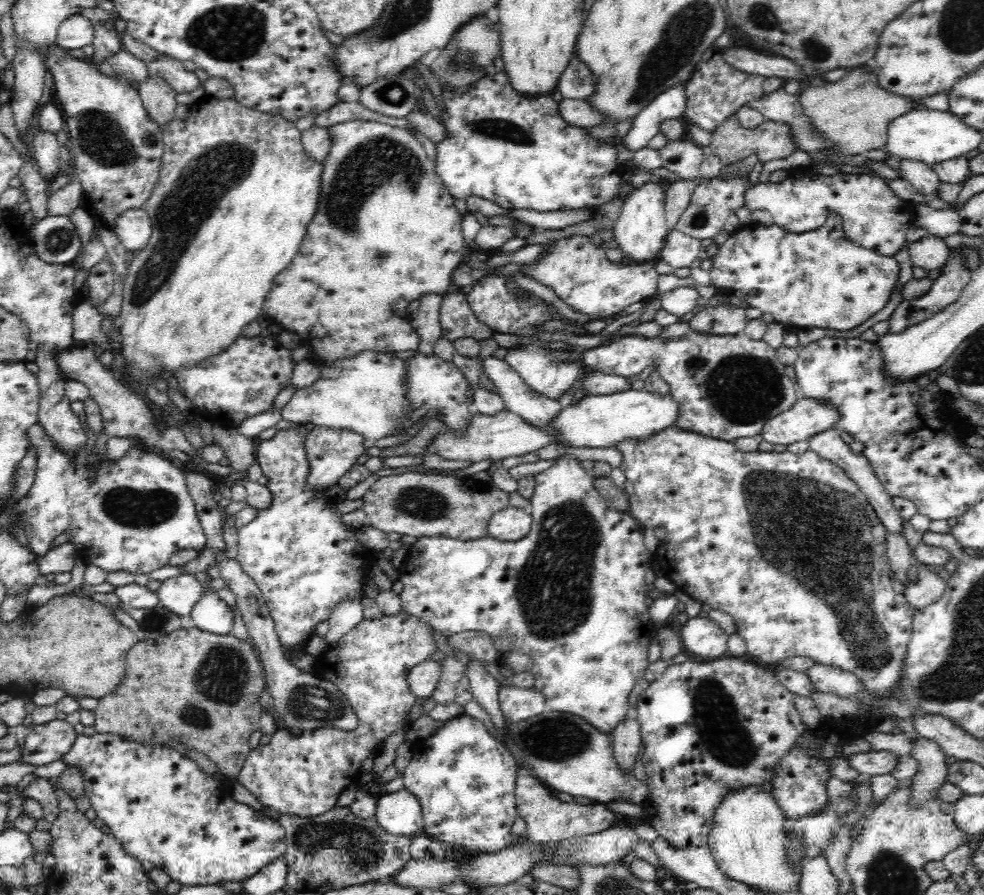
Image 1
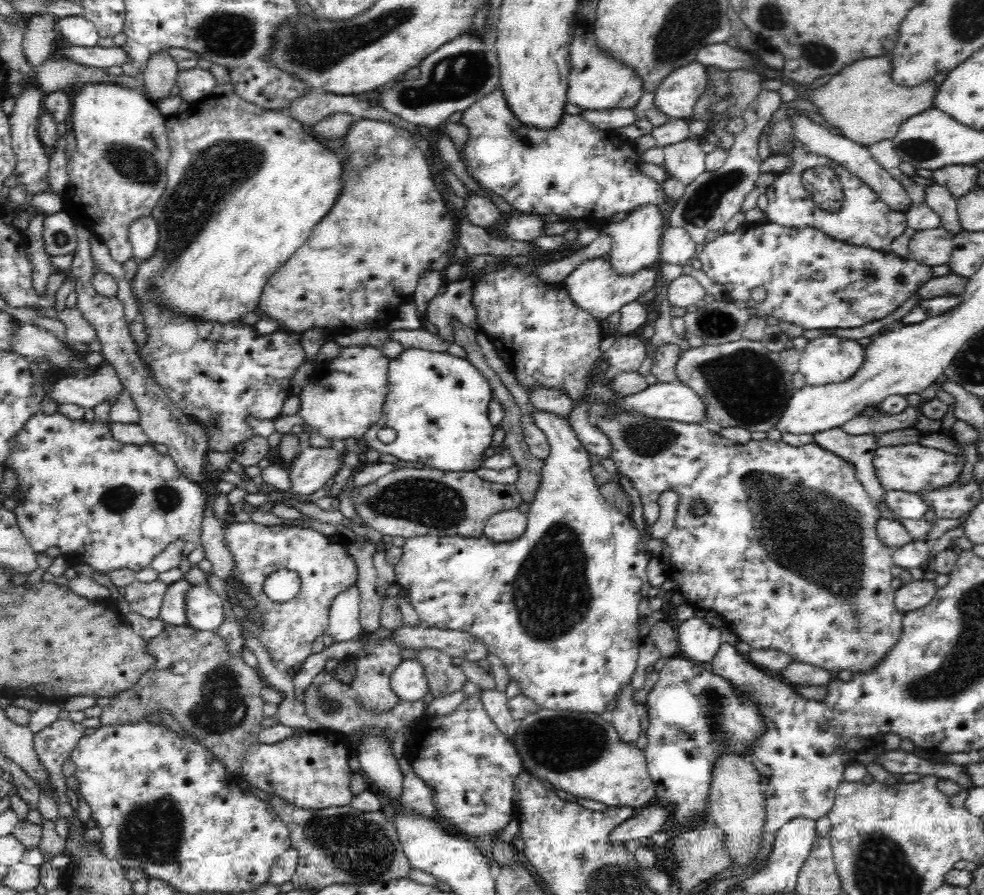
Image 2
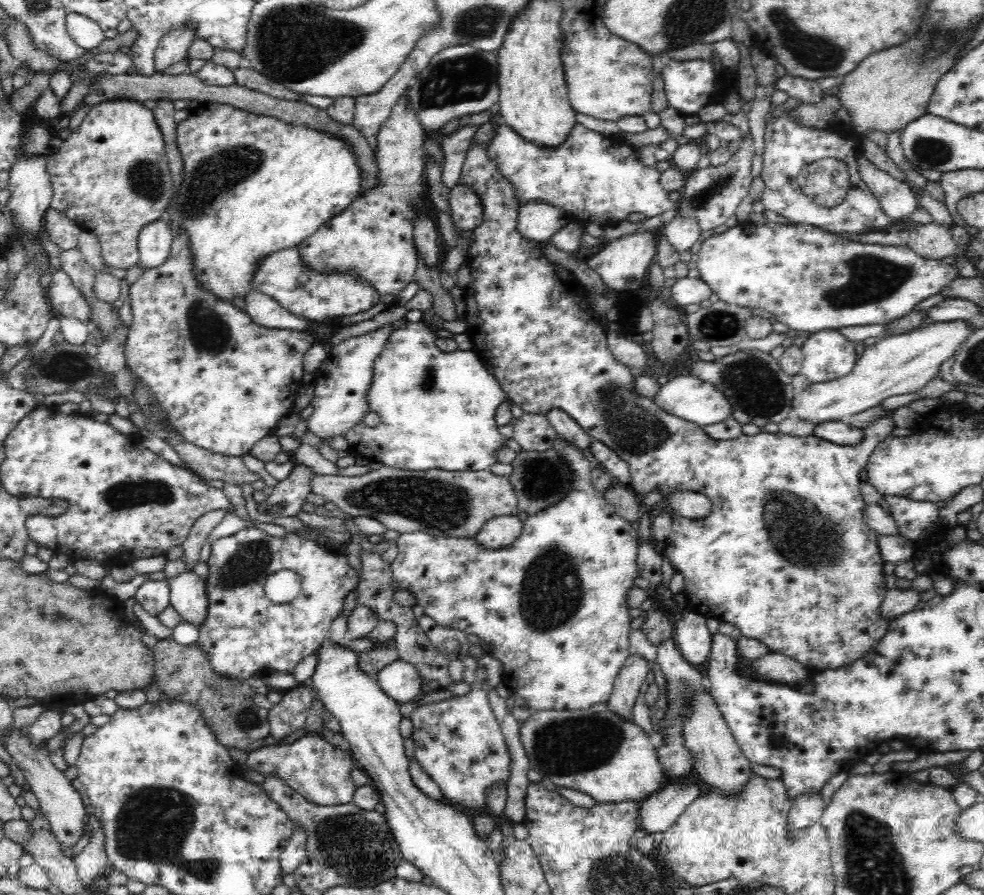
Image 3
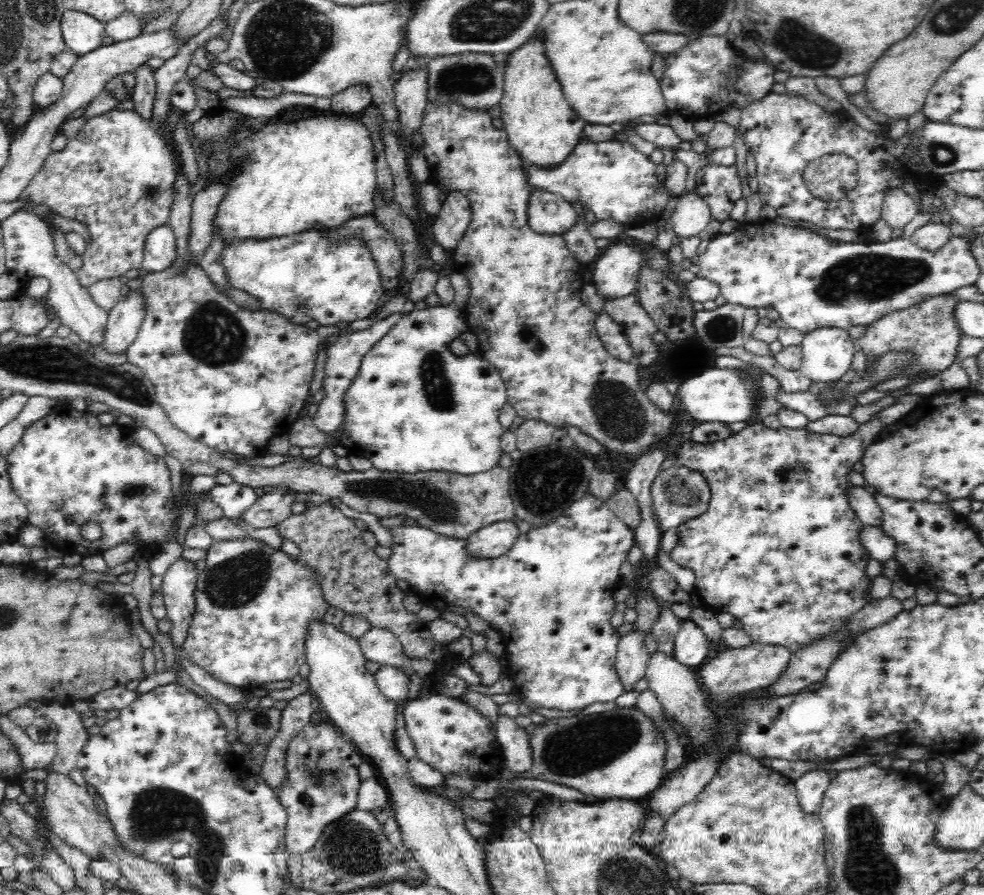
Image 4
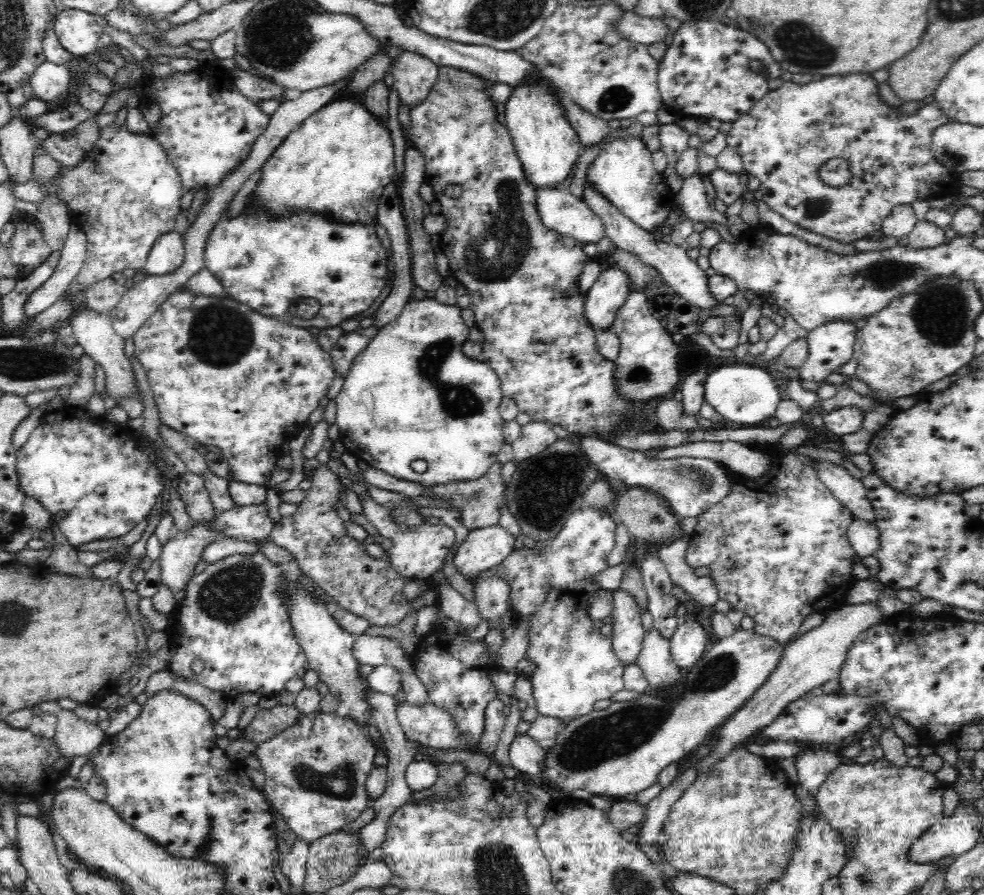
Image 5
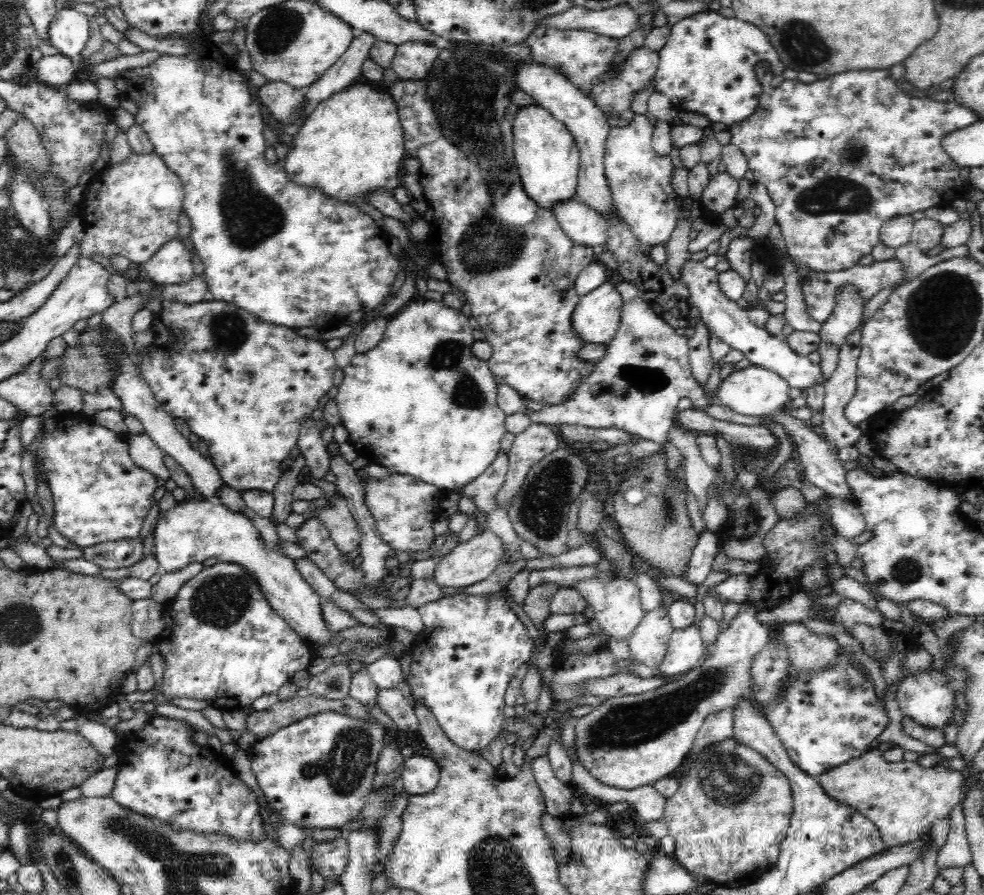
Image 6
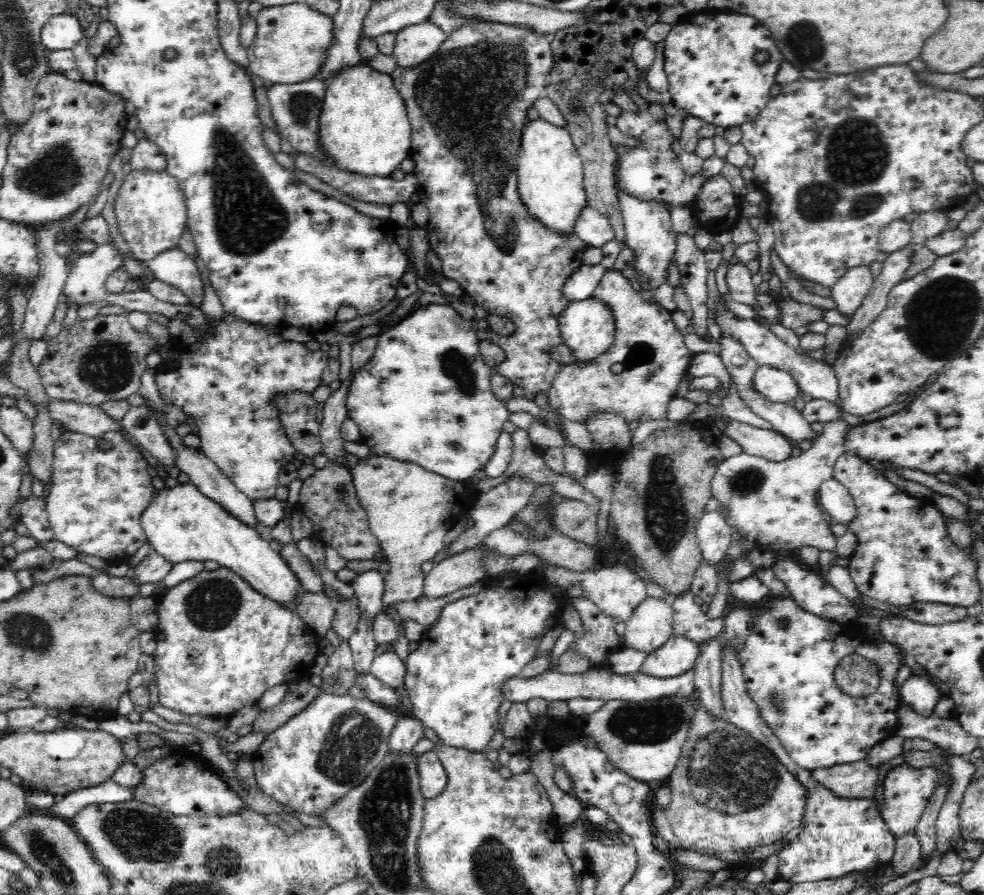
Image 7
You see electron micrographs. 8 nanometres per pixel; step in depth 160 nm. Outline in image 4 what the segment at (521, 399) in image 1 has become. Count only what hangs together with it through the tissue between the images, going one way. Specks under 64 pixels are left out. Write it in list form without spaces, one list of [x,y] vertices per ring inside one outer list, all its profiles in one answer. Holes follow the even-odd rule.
[[[590,492],[582,498],[572,502],[569,508],[566,508],[560,516],[556,516],[554,520],[550,520],[548,524],[540,527],[531,527],[530,530],[518,538],[517,542],[502,554],[495,558],[474,559],[468,555],[466,551],[466,539],[454,539],[453,537],[443,536],[426,528],[419,528],[418,525],[406,526],[406,528],[396,527],[391,530],[394,535],[394,544],[392,544],[392,556],[389,559],[389,570],[392,577],[397,580],[403,580],[408,583],[410,588],[414,589],[414,593],[419,598],[422,606],[432,607],[443,612],[456,613],[461,617],[465,617],[469,611],[478,615],[490,628],[496,630],[504,644],[504,659],[507,662],[506,672],[508,678],[514,681],[514,693],[522,699],[535,704],[540,708],[554,708],[554,710],[581,710],[594,704],[594,702],[612,702],[618,696],[624,694],[624,687],[619,681],[616,669],[617,644],[620,635],[616,632],[616,628],[612,627],[610,620],[616,614],[617,603],[614,601],[614,593],[619,590],[622,585],[620,575],[621,566],[630,558],[630,551],[635,546],[634,532],[628,525],[620,520],[610,507],[602,499],[597,499]]]

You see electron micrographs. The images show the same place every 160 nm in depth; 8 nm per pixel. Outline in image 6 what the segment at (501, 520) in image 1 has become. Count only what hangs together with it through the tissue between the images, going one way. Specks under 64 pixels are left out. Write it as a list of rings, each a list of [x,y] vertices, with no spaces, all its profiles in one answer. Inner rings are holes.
[[[486,529],[483,532],[478,532],[468,542],[456,545],[456,547],[446,555],[446,557],[438,563],[438,567],[434,572],[436,575],[436,583],[439,586],[454,586],[460,588],[472,586],[482,580],[485,580],[502,564],[506,549],[504,542],[496,534]]]

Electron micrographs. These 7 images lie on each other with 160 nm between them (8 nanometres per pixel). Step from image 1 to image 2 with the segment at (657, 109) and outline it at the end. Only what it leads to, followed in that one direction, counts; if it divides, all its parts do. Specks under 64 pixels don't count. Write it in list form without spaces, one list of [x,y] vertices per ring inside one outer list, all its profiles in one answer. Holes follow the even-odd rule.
[[[692,62],[684,68],[674,70],[655,92],[654,106],[670,119],[689,121],[693,116],[696,100],[705,92],[707,68]]]

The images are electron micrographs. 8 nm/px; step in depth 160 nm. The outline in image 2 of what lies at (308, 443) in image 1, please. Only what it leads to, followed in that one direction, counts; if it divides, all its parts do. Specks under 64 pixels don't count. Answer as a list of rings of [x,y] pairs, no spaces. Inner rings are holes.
[[[332,444],[326,446],[308,446],[301,448],[300,454],[289,470],[294,494],[314,494],[337,472],[344,468],[342,458],[348,453],[347,448],[336,449]]]

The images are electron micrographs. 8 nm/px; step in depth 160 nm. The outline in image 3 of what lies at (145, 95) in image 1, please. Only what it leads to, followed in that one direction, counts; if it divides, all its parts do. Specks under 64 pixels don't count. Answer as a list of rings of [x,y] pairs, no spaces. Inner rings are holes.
[[[182,25],[165,34],[158,43],[154,56],[155,74],[165,74],[169,66],[186,60],[187,51],[194,40],[194,29]]]

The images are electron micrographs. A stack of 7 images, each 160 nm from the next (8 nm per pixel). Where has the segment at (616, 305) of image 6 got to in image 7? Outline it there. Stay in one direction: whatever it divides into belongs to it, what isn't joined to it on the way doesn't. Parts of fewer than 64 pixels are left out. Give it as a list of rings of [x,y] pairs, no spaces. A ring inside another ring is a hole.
[[[597,298],[571,302],[560,315],[560,335],[563,343],[574,353],[578,363],[592,360],[606,352],[615,338],[616,325],[611,308]]]

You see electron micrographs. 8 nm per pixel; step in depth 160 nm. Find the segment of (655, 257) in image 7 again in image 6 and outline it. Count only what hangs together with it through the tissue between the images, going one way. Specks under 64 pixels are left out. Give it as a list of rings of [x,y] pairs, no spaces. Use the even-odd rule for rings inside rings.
[[[636,115],[634,120],[623,128],[612,128],[605,144],[604,172],[615,208],[623,221],[630,227],[634,236],[642,244],[667,244],[674,227],[676,226],[679,208],[679,196],[674,193],[671,186],[672,161],[670,157],[658,155],[652,148],[653,126],[646,116]]]

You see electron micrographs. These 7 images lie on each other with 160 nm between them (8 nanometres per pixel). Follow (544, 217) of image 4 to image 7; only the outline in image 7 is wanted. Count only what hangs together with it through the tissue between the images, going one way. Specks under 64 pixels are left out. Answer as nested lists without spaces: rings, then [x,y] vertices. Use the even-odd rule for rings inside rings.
[[[588,205],[582,207],[574,220],[572,234],[584,241],[588,246],[599,247],[614,238],[614,231],[608,226],[608,219],[595,208]]]

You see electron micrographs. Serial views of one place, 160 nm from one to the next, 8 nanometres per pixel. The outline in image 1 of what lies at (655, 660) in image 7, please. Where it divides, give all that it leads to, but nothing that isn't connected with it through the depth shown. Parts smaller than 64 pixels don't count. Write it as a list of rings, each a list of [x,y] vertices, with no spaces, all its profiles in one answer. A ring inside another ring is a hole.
[[[709,616],[689,618],[683,624],[680,635],[685,652],[693,659],[712,661],[728,655],[726,643],[729,636],[720,628],[720,625],[714,622]]]

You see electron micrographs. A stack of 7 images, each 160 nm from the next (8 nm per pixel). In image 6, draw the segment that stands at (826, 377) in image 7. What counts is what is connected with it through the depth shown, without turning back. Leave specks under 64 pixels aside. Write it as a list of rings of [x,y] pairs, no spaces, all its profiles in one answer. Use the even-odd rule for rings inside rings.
[[[686,260],[680,266],[680,282],[690,293],[690,300],[700,311],[701,320],[713,332],[714,339],[722,340],[734,350],[740,350],[745,354],[745,363],[766,368],[780,375],[790,388],[801,388],[803,391],[814,384],[825,382],[820,371],[820,365],[816,365],[808,357],[796,354],[785,339],[771,336],[765,329],[757,328],[748,319],[748,313],[739,307],[735,301],[724,296],[718,286],[718,272],[712,268],[706,268],[702,261]]]

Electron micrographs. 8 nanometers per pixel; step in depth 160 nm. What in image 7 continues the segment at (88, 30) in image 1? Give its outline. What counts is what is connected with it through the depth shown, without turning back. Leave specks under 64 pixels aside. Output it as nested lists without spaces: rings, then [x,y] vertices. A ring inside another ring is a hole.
[[[62,12],[44,24],[41,43],[50,51],[72,50],[82,40],[84,31],[78,14]]]

